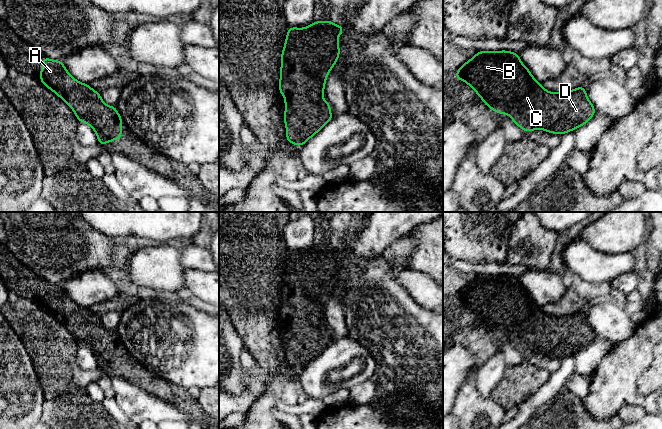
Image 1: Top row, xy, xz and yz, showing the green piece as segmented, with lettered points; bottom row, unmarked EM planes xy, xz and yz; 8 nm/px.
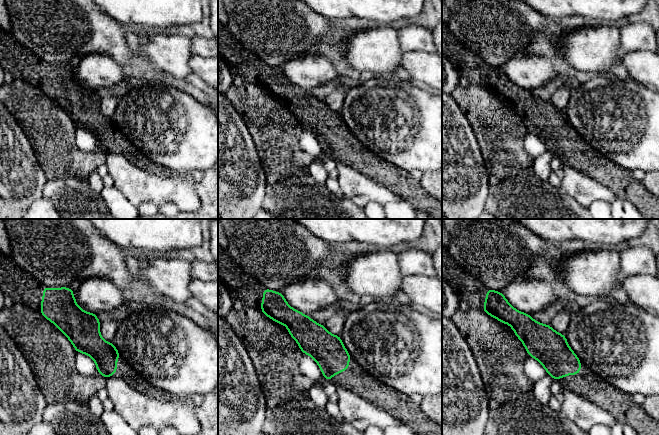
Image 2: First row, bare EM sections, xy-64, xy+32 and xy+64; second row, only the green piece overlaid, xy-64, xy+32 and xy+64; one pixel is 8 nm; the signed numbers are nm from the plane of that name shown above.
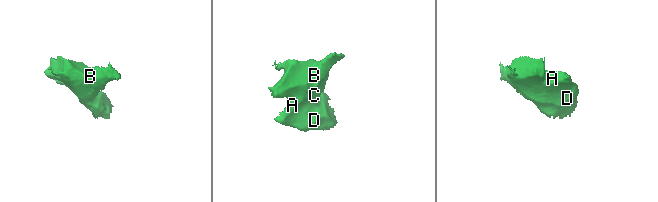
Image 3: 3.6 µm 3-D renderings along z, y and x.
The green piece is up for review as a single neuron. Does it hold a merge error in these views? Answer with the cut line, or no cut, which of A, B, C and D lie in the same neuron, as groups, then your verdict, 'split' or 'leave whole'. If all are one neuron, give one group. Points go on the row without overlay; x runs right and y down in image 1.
no cut | A B C D | leave whole

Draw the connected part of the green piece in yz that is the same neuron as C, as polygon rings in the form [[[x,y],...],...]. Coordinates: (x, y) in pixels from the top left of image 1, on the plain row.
[[[478,275],[459,291],[454,302],[466,306],[487,331],[509,339],[524,356],[541,353],[563,359],[585,349],[596,338],[583,309],[570,315],[549,316],[512,275]]]

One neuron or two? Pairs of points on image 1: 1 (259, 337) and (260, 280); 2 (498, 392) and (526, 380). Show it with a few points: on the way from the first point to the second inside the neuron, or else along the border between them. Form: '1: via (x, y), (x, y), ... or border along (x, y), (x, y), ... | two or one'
1: via (259, 323), (259, 294) | one
2: via (505, 392), (511, 391), (519, 383) | one

